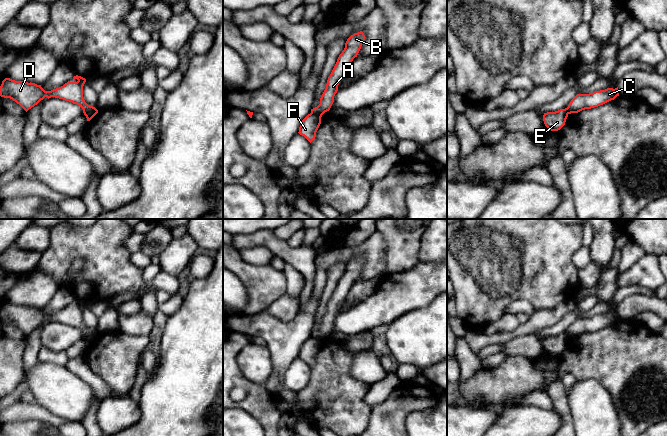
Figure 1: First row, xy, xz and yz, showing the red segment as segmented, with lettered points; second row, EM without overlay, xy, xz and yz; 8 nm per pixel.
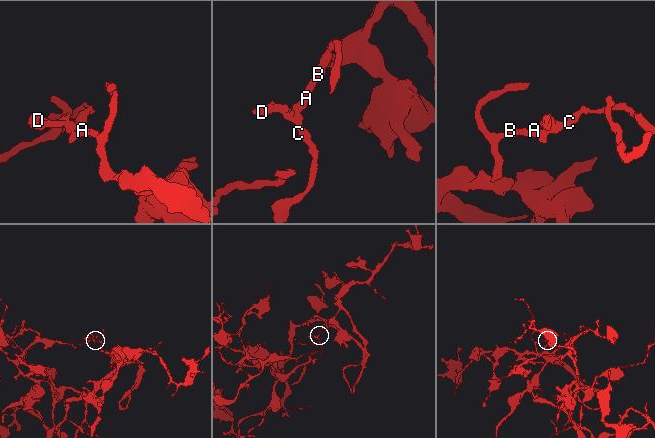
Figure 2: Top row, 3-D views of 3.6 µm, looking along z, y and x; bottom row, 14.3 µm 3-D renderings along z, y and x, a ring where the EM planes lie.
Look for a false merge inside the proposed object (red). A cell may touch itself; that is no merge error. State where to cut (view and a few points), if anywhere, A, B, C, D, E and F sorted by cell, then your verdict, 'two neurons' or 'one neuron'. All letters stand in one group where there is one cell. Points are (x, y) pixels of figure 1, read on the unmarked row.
cut xz (311, 336), (321, 340); groups A B E / C D F; two neurons

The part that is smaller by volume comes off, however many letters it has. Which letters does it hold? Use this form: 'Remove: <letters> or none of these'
Remove: C, D, F

